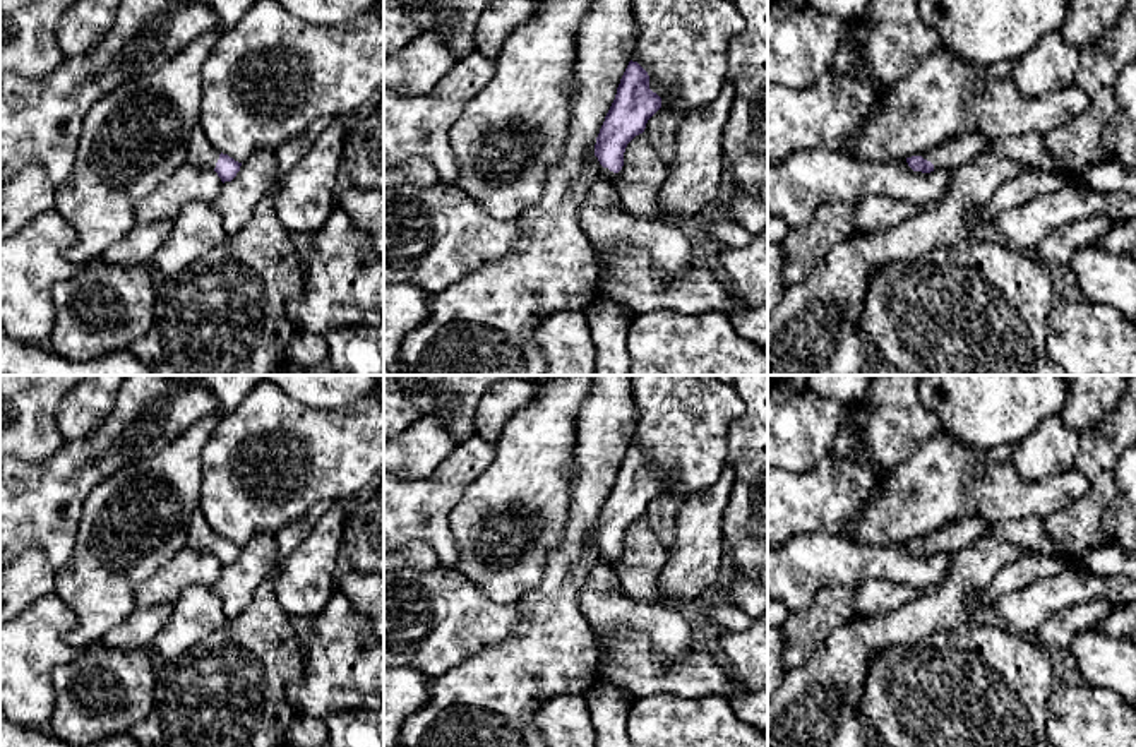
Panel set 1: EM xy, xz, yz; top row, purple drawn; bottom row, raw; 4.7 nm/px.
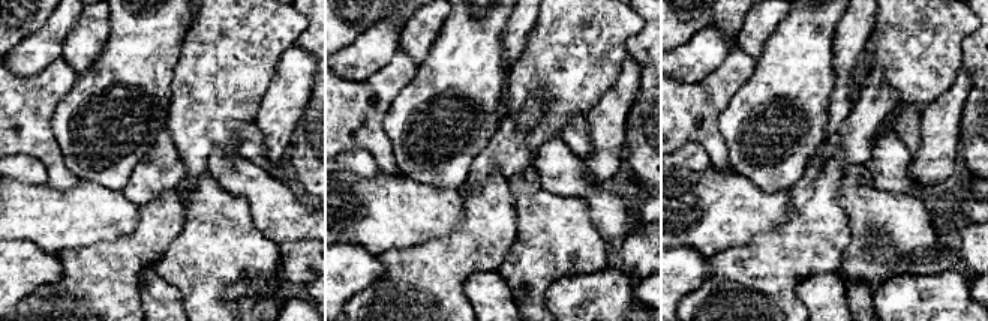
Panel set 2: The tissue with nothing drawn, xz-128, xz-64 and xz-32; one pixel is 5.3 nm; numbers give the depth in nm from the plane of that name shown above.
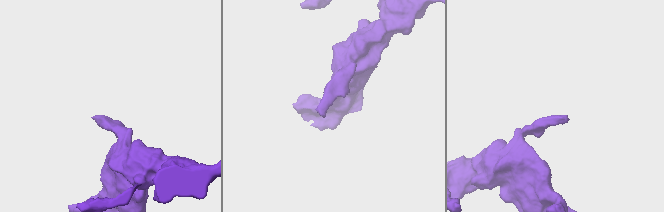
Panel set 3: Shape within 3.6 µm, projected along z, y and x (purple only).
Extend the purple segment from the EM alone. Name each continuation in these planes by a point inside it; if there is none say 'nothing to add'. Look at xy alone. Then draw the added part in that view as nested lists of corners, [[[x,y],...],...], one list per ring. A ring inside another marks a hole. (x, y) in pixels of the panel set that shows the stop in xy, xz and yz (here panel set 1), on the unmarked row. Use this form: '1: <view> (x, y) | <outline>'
1: xy (201, 537) | [[[200,509],[190,517],[187,547],[214,553],[219,543],[219,535],[207,524]]]

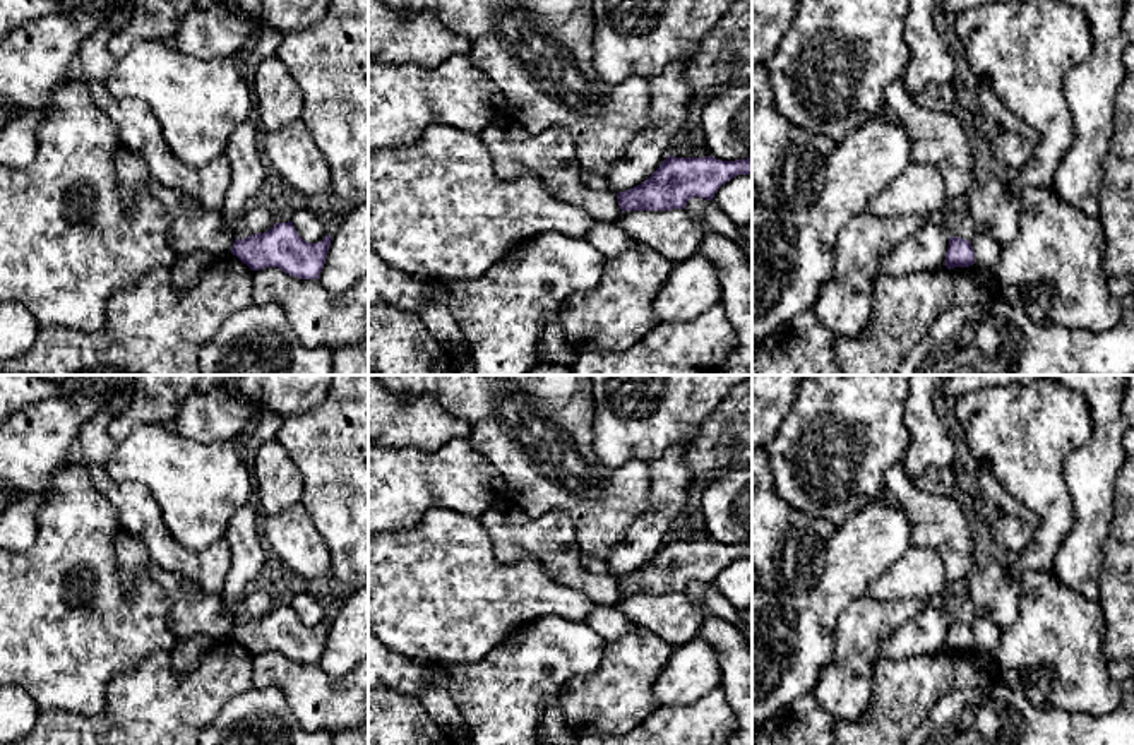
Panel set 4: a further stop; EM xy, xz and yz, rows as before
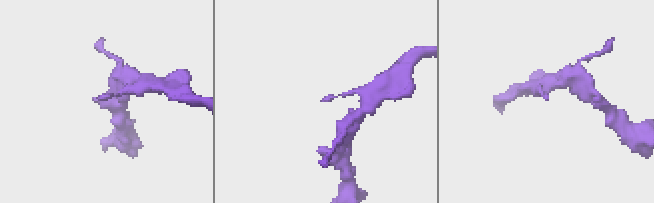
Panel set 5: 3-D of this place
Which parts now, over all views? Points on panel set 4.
nothing to add

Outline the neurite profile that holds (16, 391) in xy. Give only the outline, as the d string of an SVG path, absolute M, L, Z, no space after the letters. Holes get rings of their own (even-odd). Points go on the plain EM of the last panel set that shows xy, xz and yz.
M0 375L0 418L50 397L74 397L91 375Z

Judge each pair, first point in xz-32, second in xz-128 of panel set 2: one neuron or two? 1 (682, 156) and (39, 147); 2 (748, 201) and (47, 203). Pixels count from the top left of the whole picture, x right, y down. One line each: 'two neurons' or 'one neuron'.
1: two neurons
2: one neuron

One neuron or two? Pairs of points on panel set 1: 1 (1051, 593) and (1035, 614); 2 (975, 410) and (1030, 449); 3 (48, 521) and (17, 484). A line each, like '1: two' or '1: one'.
1: one
2: two
3: one

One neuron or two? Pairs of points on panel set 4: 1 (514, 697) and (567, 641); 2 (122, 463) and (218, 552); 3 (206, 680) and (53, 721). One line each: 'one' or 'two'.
1: one
2: two
3: one

